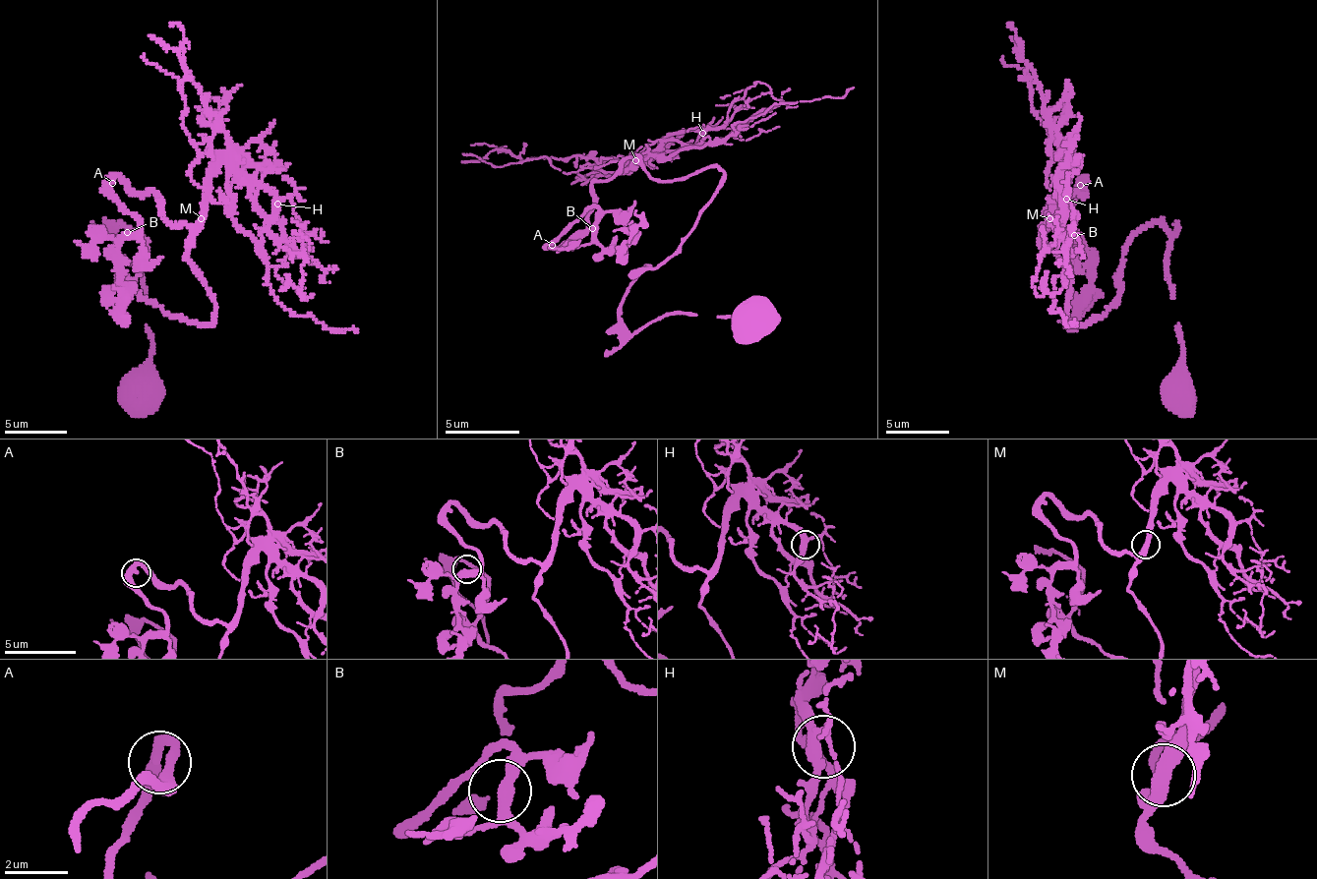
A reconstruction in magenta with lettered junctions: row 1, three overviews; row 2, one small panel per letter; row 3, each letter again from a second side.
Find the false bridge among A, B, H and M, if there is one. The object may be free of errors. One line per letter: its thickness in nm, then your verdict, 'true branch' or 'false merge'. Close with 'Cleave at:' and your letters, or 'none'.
A: calibre 400 nm; true branch
B: calibre 380 nm; true branch
H: calibre 280 nm; true branch
M: calibre 400 nm; true branch
Cleave at: none

